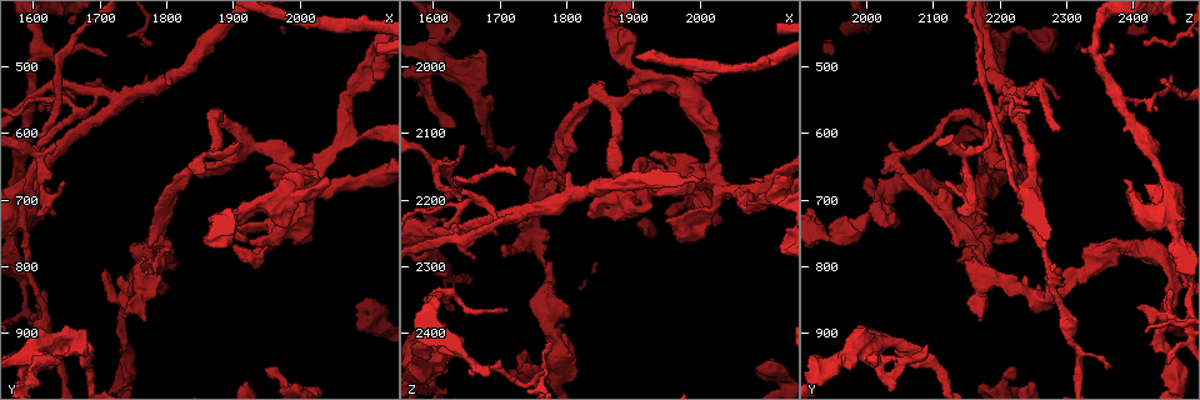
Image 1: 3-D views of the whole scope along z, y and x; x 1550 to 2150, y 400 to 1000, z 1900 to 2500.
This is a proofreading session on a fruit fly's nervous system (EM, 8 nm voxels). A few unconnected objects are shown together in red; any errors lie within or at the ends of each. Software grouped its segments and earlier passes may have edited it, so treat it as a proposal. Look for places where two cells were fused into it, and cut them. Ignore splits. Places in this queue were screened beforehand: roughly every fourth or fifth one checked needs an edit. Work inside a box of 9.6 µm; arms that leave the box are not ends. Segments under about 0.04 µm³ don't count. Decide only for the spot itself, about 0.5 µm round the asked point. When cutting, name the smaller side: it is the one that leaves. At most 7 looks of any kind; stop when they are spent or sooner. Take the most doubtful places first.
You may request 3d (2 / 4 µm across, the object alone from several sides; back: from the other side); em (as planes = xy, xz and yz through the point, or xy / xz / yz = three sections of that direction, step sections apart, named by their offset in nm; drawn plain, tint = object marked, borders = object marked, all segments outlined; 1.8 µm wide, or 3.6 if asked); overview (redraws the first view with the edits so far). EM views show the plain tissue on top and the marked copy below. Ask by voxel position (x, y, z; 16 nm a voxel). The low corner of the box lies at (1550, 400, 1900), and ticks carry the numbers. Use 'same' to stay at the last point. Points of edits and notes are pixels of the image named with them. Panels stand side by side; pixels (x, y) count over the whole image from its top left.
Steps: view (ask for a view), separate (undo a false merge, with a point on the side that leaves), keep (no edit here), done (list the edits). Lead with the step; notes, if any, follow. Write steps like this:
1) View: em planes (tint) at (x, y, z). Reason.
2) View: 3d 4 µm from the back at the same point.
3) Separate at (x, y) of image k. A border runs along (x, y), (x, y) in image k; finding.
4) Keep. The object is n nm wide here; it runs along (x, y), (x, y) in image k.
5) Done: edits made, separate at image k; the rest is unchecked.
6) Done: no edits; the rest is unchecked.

View: 3d 2 µm at (2020, 675, 2170). Sharp bend.

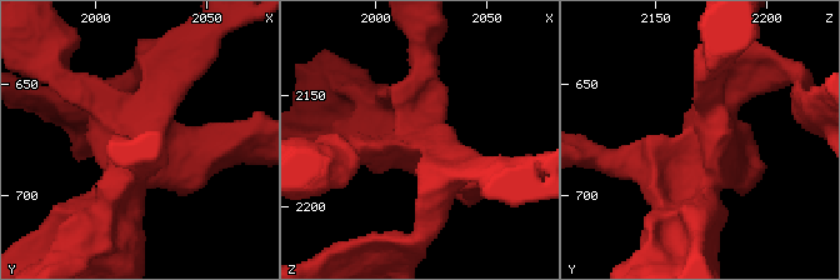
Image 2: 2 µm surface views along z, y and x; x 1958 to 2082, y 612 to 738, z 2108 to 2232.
View: em xy step 16 (tint) at (2017, 674, 2172). Shape alone is not enough.

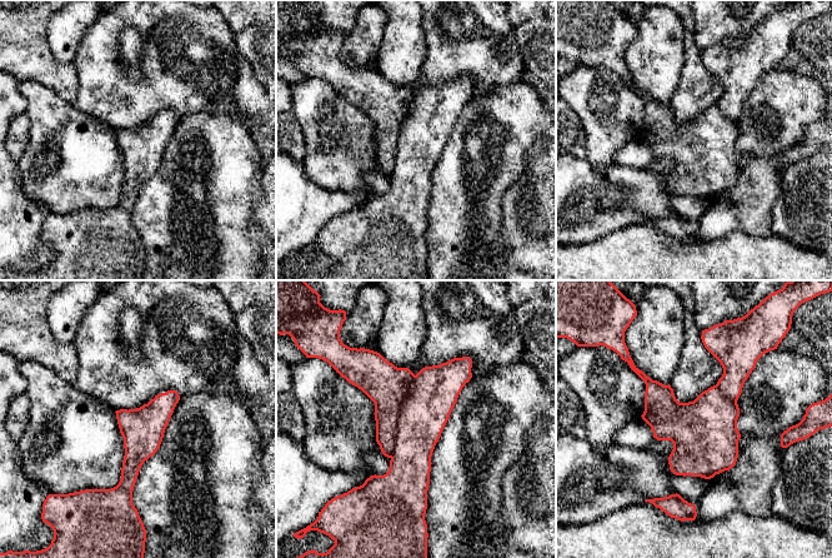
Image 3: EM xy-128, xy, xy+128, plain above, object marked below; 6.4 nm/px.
Separate at (387, 385) of image 3. The object is 280 nm wide here; a border runs along (415, 375), (397, 421), (391, 458) in image 3; a second cell is stuck on.

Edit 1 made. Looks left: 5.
View: overview.

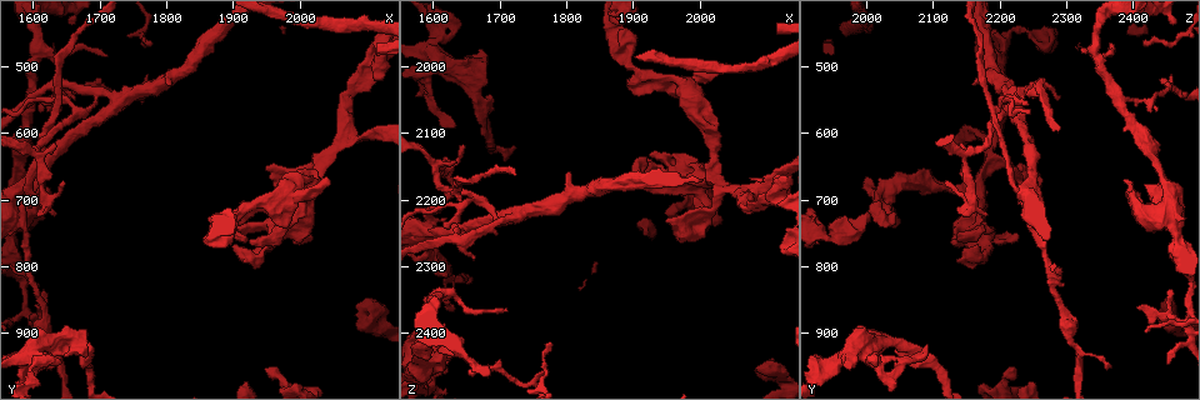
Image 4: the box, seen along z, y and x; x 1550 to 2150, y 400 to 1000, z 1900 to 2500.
View: em planes (tint) at (1885, 750, 1950). Looks like a crossing.

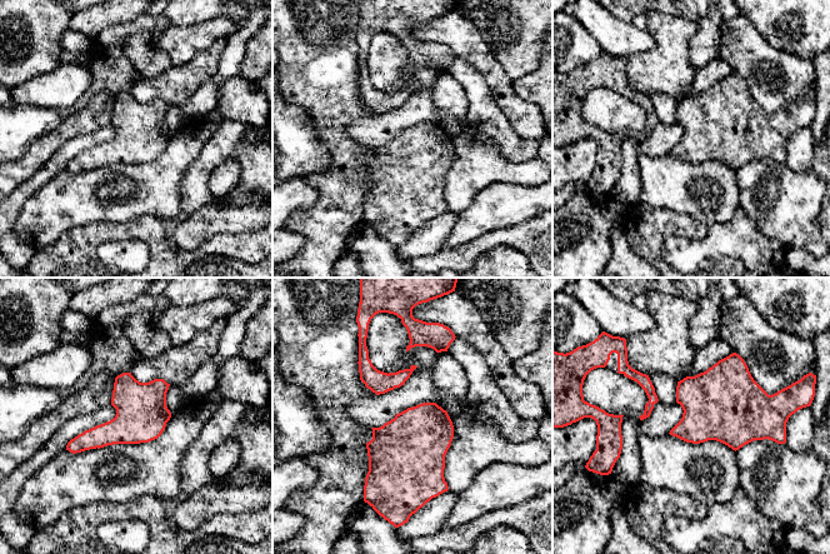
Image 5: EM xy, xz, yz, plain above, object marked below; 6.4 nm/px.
Keep. The object is 340 nm wide here; all the same cell.

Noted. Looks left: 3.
View: em planes (tint) at (1655, 915, 2020). Calibre changes.

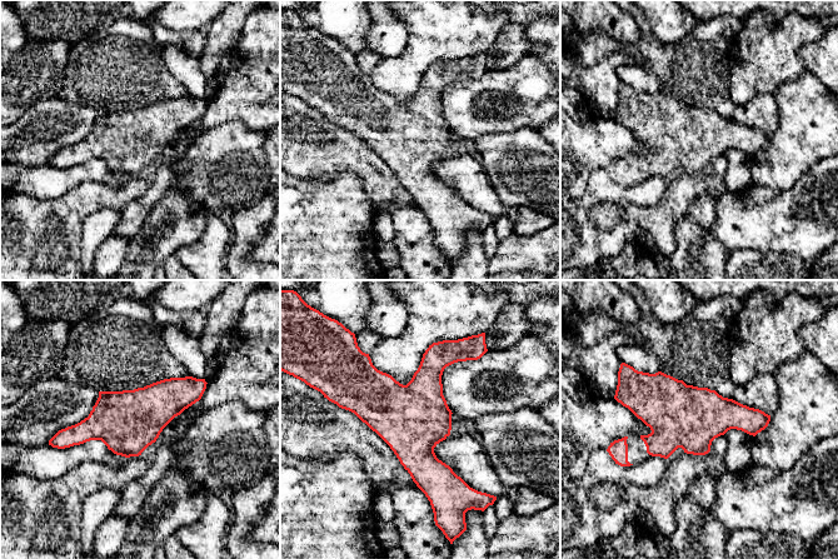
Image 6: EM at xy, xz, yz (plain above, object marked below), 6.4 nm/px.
Keep. The object is 400 nm wide here; continuous, no second cell.

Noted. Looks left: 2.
Done: edits made, separate at image 3; the rest is unchecked.

